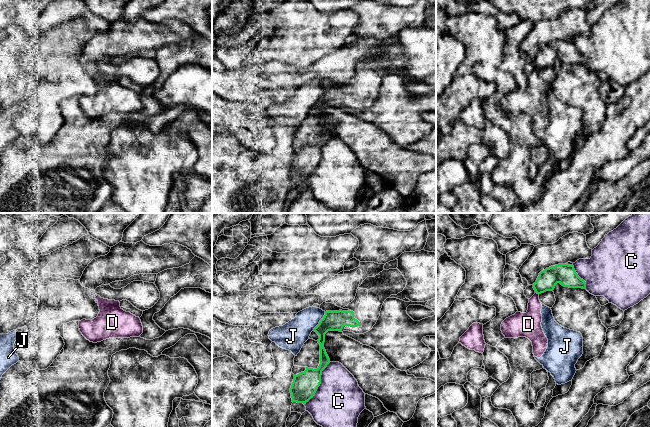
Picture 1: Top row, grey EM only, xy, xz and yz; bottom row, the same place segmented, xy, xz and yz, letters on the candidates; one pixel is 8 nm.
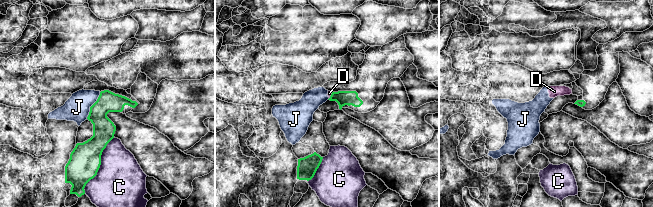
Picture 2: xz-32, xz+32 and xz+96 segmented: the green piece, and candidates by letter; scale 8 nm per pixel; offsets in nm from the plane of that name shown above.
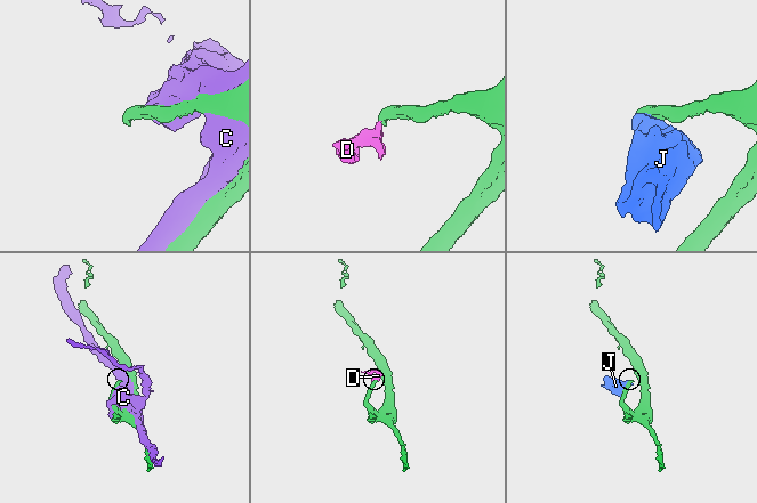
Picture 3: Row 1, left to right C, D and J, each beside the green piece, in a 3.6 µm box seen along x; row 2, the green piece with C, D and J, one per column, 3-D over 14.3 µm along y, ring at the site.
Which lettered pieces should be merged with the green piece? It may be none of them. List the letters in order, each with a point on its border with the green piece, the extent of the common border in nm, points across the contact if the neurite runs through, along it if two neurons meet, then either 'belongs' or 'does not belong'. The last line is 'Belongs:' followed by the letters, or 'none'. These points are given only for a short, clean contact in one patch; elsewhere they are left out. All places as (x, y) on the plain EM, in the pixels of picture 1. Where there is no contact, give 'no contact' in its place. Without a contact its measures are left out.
C: contact xz (320, 159); length 400 nm; does not belong
D: contact yz (537, 69); length 40 nm; border yz (535, 68), (538, 70); does not belong
J: contact xz (320, 97); length 190 nm; border xz (325, 88), (319, 99), (312, 106); does not belong
Belongs: none

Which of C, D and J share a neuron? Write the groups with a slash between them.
C / D J

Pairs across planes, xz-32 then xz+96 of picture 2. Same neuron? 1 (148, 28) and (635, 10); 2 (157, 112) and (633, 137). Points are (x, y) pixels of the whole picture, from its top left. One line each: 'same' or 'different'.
1: same
2: same

